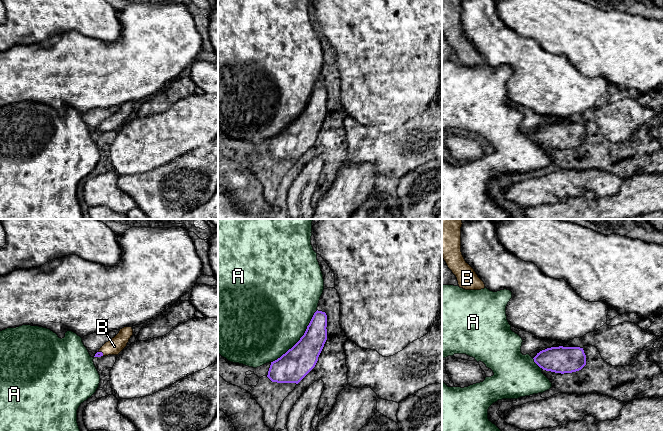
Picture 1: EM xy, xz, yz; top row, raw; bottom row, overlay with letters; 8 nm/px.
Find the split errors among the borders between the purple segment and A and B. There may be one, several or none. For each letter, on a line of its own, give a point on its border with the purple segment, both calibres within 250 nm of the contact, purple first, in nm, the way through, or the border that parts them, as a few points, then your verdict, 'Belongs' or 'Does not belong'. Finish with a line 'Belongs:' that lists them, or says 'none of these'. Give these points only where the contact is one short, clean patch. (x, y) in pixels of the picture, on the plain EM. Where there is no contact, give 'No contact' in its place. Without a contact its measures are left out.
A: Touches purple at xz (300, 115). Thickness 240 nm (purple) against 480 nm. Does not belong
B: Touches purple at xy (101, 128). Thickness 50 nm (purple) against 130 nm. Path across: xy (98, 130), (101, 128), (114, 122). Belongs
Belongs: B

